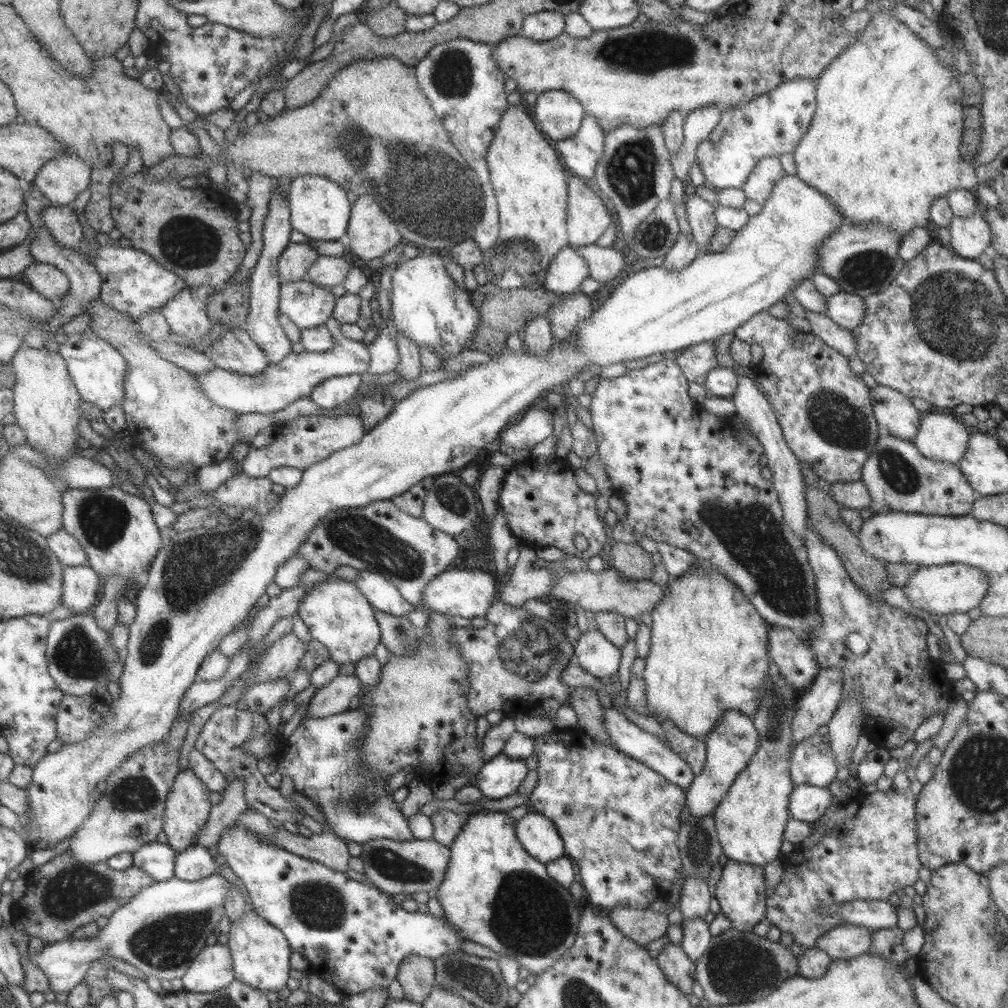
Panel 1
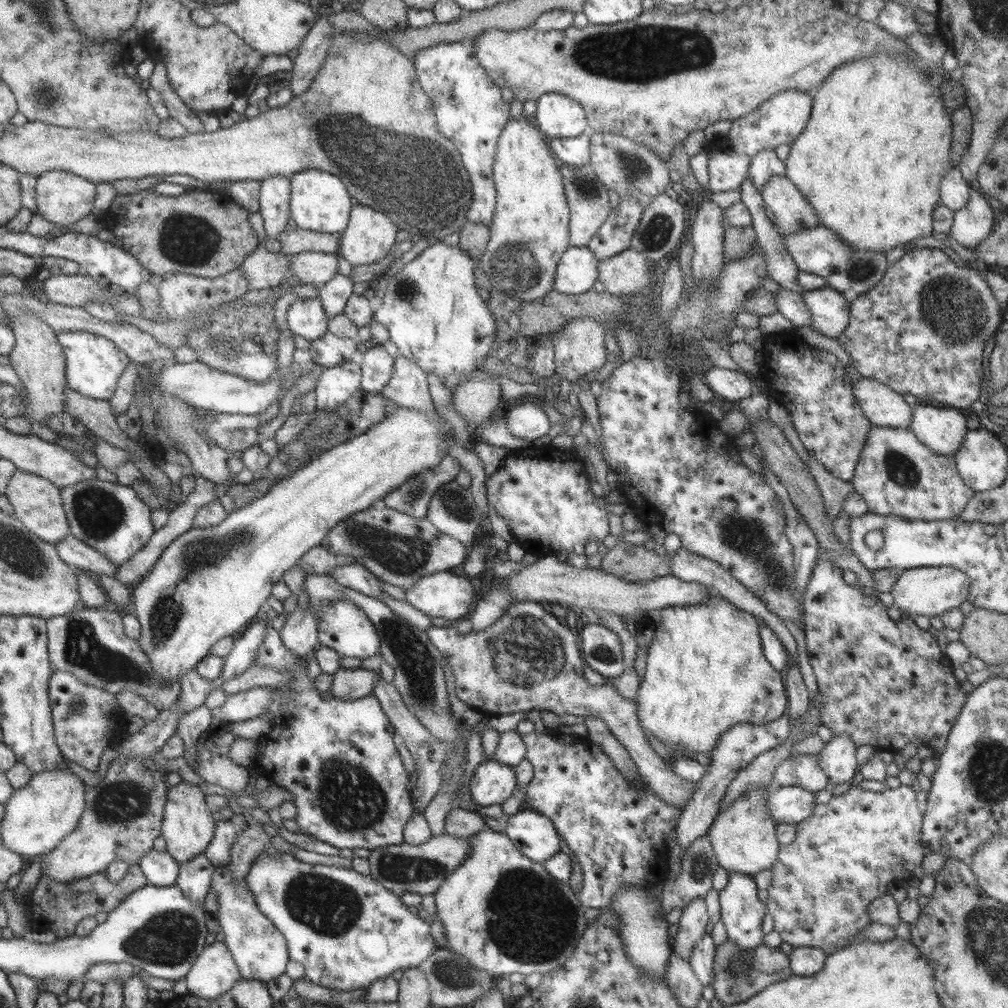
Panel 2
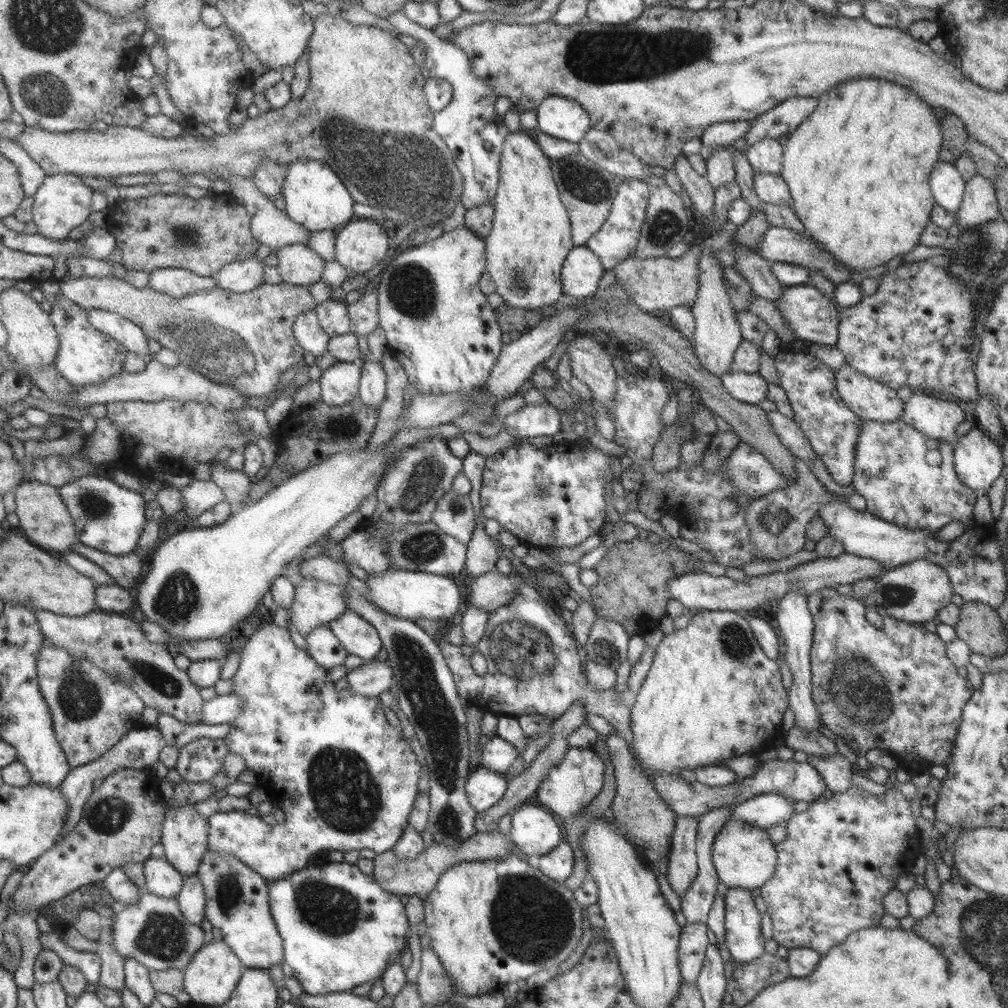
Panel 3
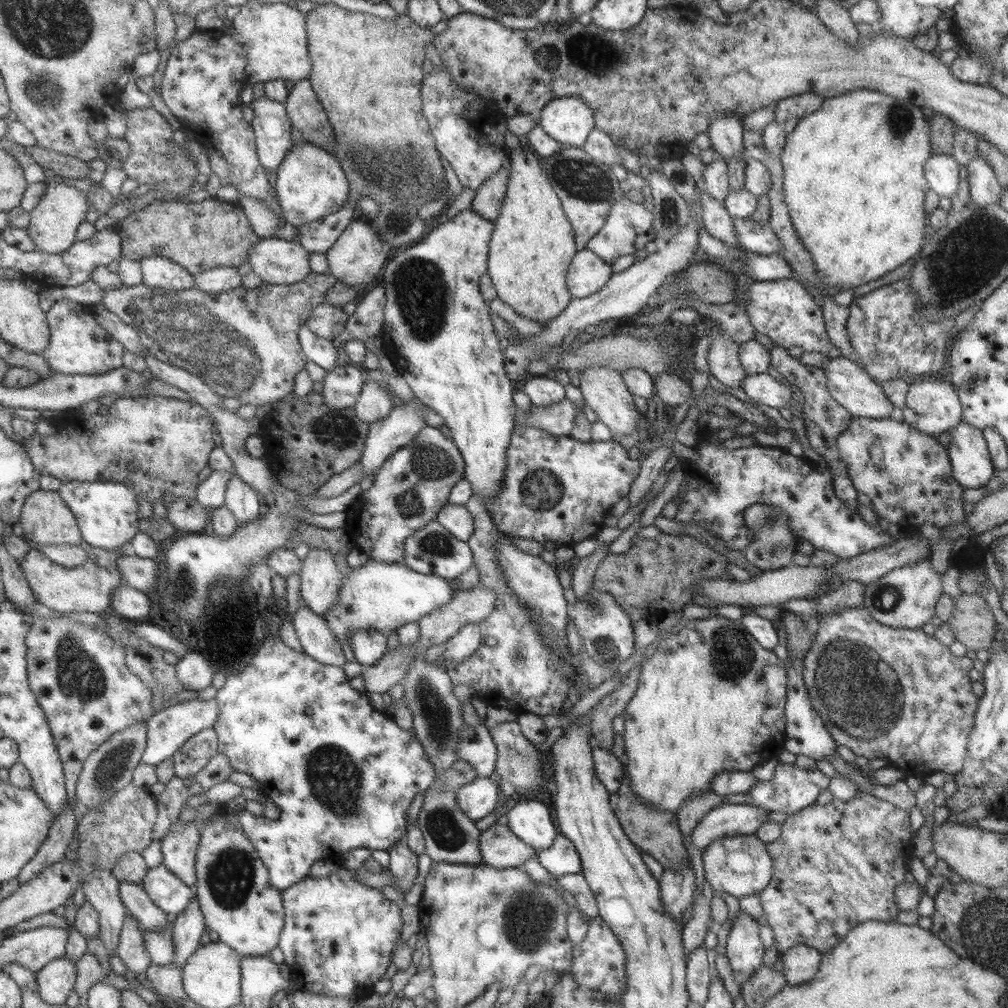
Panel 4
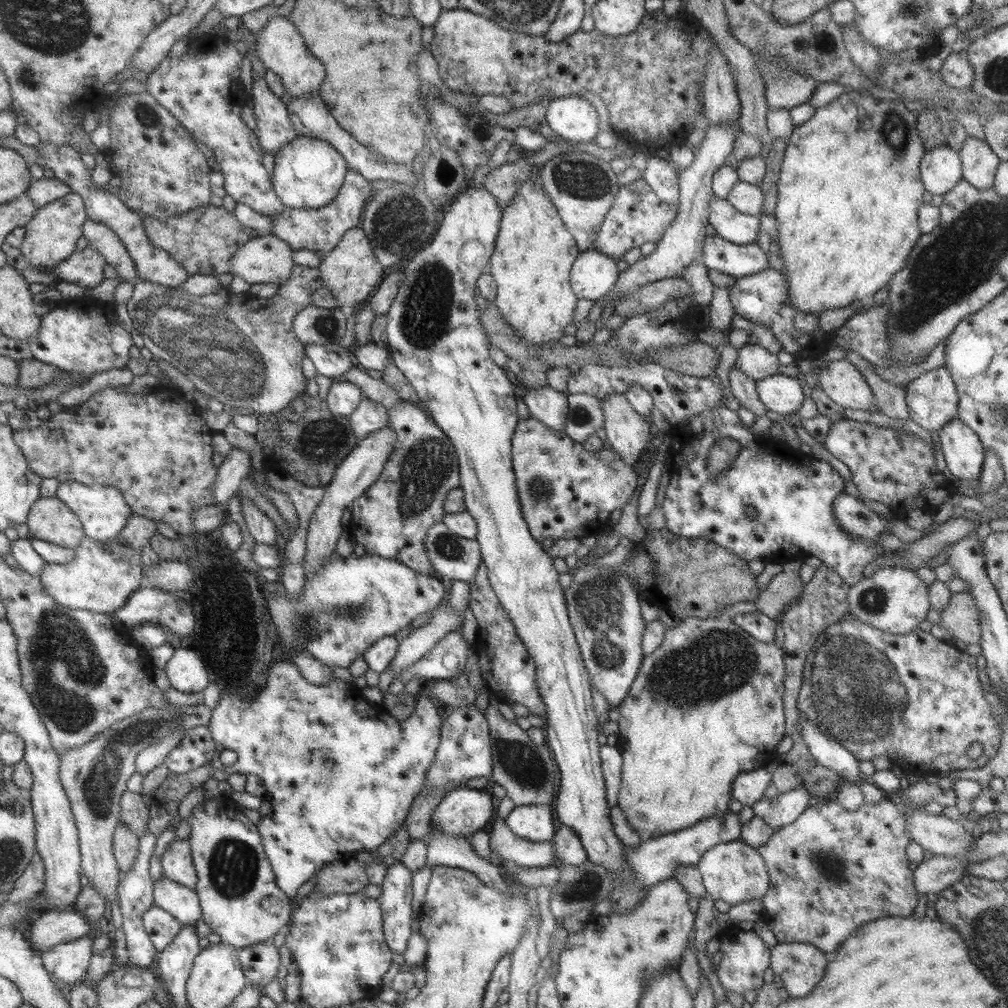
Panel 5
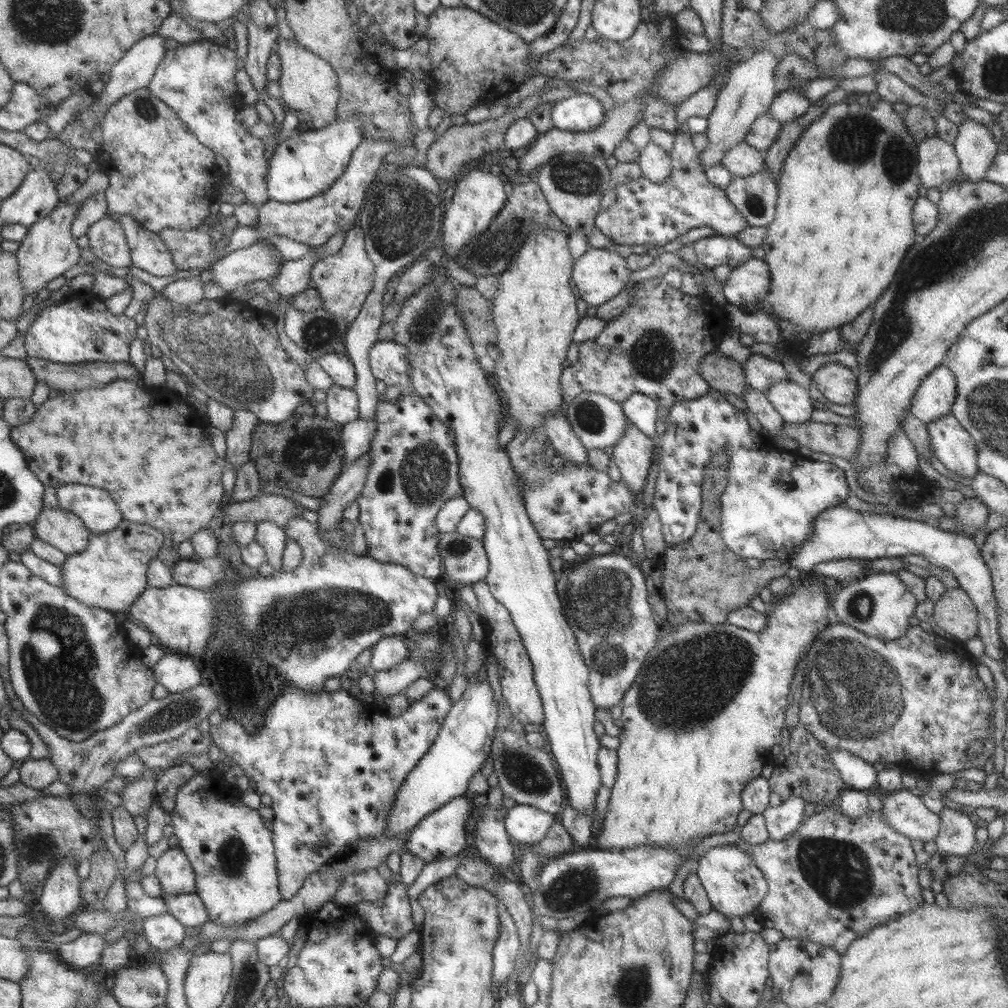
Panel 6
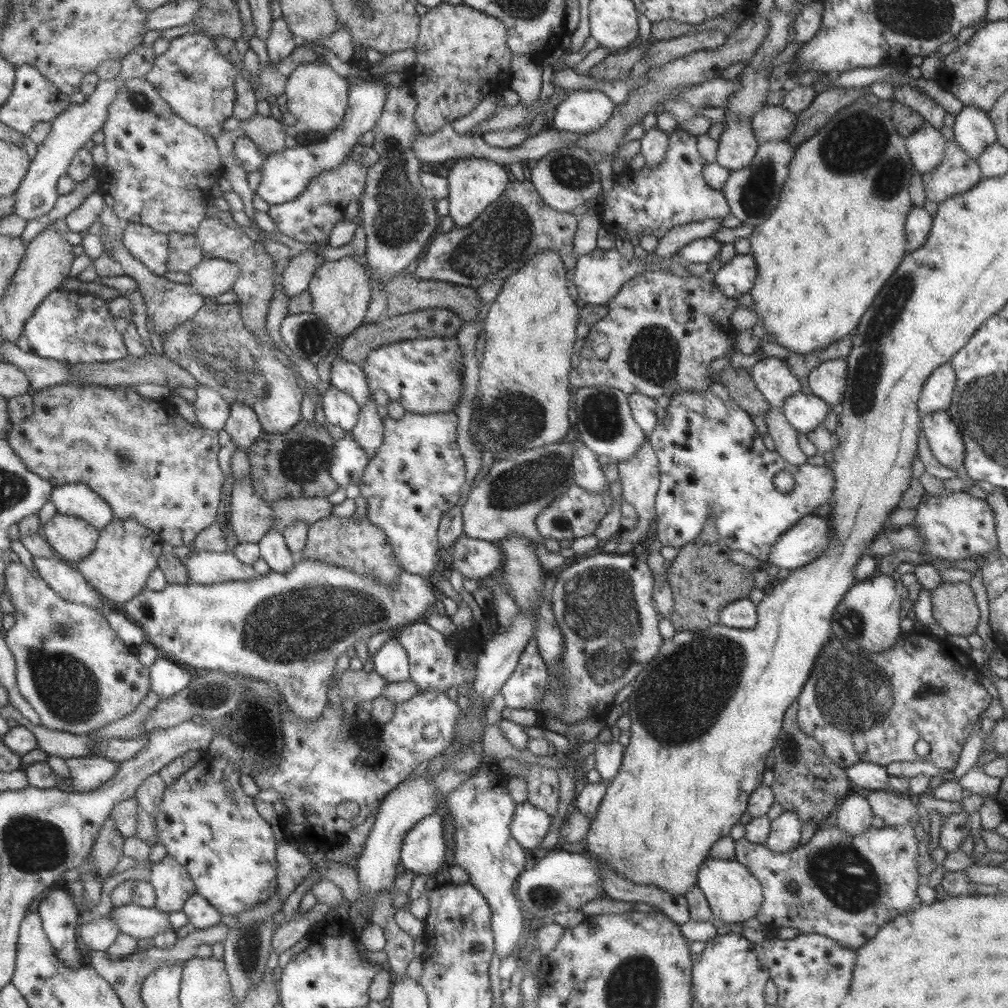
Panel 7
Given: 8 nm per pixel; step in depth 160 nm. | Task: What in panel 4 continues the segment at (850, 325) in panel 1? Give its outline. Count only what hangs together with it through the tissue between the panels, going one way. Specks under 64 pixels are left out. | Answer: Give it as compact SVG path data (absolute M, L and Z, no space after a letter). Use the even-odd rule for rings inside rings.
M791 279L753 281L745 292L745 304L741 307L755 333L768 336L776 346L788 349L799 347L803 353L821 353L829 359L839 357L839 350L827 335L822 310L813 296L799 282Z

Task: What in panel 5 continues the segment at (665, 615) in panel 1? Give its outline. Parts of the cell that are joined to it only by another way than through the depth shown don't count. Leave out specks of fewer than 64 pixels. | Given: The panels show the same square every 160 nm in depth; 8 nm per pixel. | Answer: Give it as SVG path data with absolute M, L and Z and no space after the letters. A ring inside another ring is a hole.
M717 616L700 619L687 617L681 620L676 627L664 630L659 646L650 654L644 656L640 662L639 670L627 691L627 696L617 705L620 717L618 733L615 743L622 756L621 784L617 795L617 806L623 812L627 824L640 835L641 838L663 836L689 828L697 824L698 820L712 816L729 814L729 800L731 797L731 783L743 772L764 769L772 761L778 760L775 746L784 732L784 708L782 696L784 693L784 662L782 650L774 642L759 642L751 635L741 630L729 617Z

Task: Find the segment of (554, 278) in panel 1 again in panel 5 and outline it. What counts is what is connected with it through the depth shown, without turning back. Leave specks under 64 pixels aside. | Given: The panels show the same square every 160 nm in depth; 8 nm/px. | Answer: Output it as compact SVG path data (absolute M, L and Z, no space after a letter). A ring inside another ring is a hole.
M596 250L580 252L570 268L569 283L577 299L597 301L612 290L617 280L617 260Z

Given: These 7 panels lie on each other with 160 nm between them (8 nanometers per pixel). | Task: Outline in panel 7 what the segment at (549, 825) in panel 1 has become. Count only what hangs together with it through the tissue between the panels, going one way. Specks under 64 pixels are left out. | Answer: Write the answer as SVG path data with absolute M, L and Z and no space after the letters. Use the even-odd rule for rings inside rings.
M526 801L516 804L509 831L523 849L534 849L547 834L552 818Z

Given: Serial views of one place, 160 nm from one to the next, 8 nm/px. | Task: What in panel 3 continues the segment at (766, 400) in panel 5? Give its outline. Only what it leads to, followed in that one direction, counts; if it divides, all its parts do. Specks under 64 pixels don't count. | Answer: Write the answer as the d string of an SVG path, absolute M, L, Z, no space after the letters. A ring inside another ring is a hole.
M730 370L720 374L720 381L723 388L735 400L756 405L765 399L765 380L758 372L747 374L746 372L734 372Z

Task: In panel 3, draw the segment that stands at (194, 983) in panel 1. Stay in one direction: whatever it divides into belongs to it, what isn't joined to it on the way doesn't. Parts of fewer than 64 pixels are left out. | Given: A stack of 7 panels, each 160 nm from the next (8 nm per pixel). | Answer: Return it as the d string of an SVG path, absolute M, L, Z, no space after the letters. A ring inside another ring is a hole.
M219 939L204 943L191 957L191 962L183 970L183 988L192 1002L202 1005L222 1005L233 992L241 973L245 970L241 961L225 941Z

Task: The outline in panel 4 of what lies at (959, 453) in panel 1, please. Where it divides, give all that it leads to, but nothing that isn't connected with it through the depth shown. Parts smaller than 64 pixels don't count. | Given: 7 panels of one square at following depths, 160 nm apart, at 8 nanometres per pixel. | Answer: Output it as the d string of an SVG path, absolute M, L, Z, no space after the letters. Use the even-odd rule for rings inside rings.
M936 376L915 379L913 383L908 384L904 406L896 411L896 416L918 432L936 437L943 432L950 432L962 422L962 408L956 390L947 377Z

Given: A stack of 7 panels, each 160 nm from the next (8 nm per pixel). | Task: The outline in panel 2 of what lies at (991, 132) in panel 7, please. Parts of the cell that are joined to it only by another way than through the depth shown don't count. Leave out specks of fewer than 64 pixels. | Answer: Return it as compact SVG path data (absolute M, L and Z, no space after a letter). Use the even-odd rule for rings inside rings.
M971 188L967 204L963 208L954 211L952 225L948 230L948 234L957 241L957 244L963 246L963 248L973 250L973 248L979 246L979 243L982 240L987 240L994 224L995 213L992 211L992 207L983 198L983 196L978 193L976 188Z

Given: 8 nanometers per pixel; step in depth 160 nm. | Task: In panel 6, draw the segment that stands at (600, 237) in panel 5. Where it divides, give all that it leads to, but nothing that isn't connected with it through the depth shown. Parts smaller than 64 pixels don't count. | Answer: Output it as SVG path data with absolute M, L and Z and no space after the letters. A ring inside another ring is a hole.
M677 127L673 133L674 143L669 153L672 167L665 182L653 184L640 176L619 184L615 202L598 211L594 218L595 226L611 244L605 248L612 250L614 244L627 244L630 247L633 244L663 246L665 242L671 242L690 228L698 226L709 226L718 235L731 238L750 225L728 201L724 189L709 184L699 164L699 152L693 148L692 137Z

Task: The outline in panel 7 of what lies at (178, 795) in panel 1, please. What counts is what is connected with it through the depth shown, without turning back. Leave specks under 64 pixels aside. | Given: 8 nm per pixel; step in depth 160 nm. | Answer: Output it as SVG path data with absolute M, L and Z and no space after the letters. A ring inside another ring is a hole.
M169 855L151 864L148 881L154 888L154 907L163 914L181 911L185 900L195 893L185 867Z

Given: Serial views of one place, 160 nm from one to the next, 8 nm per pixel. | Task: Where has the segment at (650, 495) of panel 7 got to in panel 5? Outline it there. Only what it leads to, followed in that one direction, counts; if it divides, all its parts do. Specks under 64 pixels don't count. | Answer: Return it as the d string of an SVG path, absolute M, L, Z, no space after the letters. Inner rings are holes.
M613 393L599 401L601 413L603 413L603 430L609 446L624 463L633 465L638 459L639 452L647 444L650 424L645 424L643 418L635 413L623 393Z

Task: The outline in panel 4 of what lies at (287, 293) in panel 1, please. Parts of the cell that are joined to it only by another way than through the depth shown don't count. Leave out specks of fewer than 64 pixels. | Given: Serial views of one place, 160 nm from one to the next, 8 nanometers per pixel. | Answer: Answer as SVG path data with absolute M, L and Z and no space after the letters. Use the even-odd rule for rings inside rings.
M305 323L299 326L297 338L307 360L326 372L333 370L337 366L337 350L335 350L335 346L329 339L315 336L313 332L309 332L309 328L305 326Z

